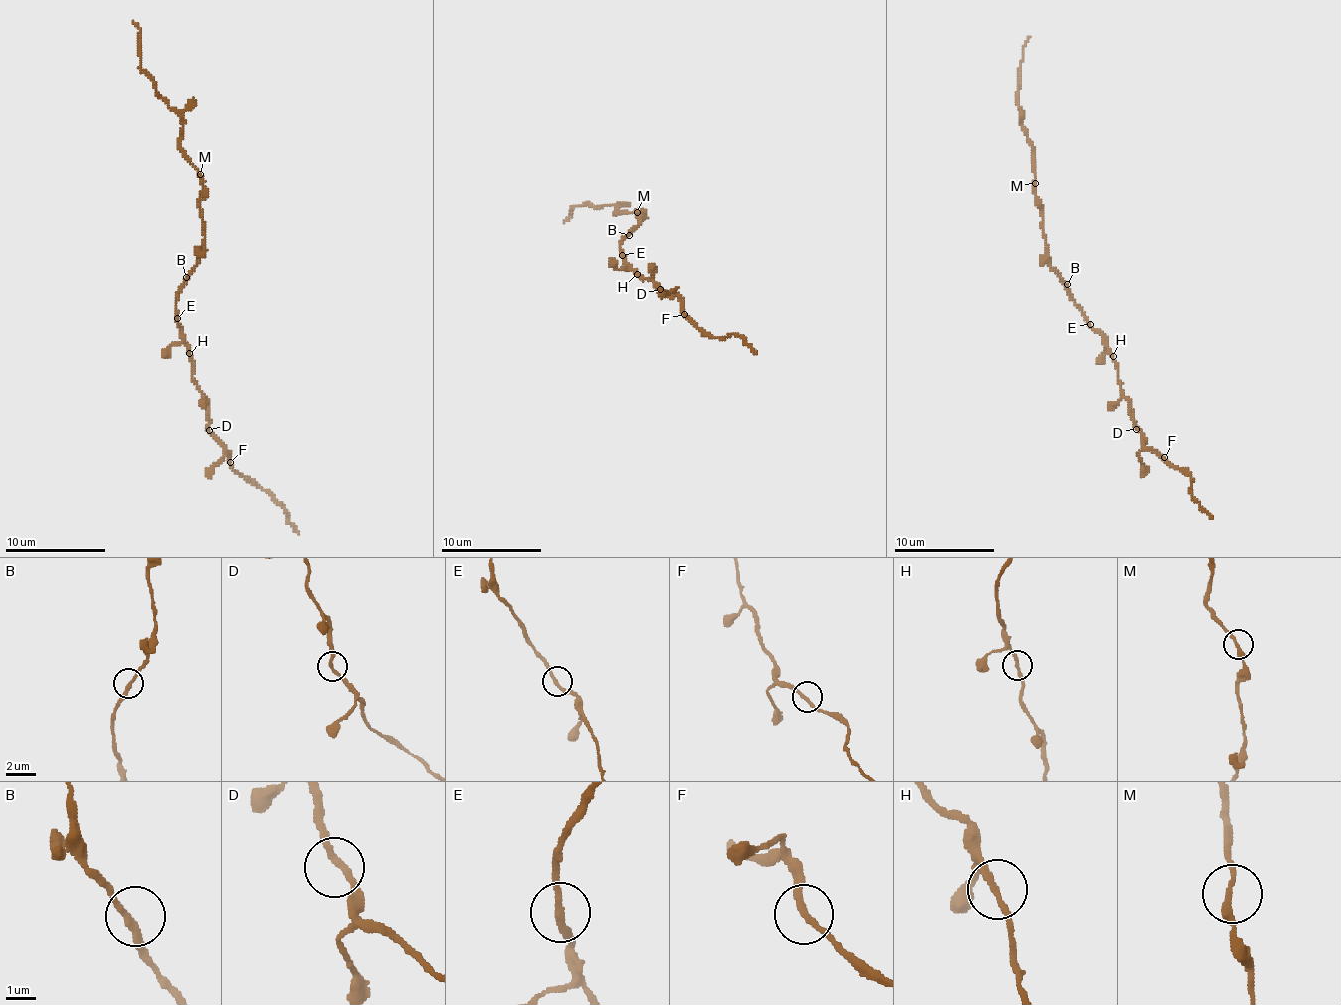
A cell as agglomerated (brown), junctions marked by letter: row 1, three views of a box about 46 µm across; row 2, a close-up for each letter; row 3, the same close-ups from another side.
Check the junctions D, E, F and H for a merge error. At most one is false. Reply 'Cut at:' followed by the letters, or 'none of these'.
Cut at: none of these

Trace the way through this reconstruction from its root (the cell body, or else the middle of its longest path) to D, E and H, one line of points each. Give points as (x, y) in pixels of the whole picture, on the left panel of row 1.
D: (178, 297), (175, 321), (182, 329), (182, 337), (190, 350), (192, 381), (209, 410), (209, 430)
E: (178, 297), (176, 305), (178, 318)
H: (178, 297), (175, 321), (182, 329), (189, 353)

